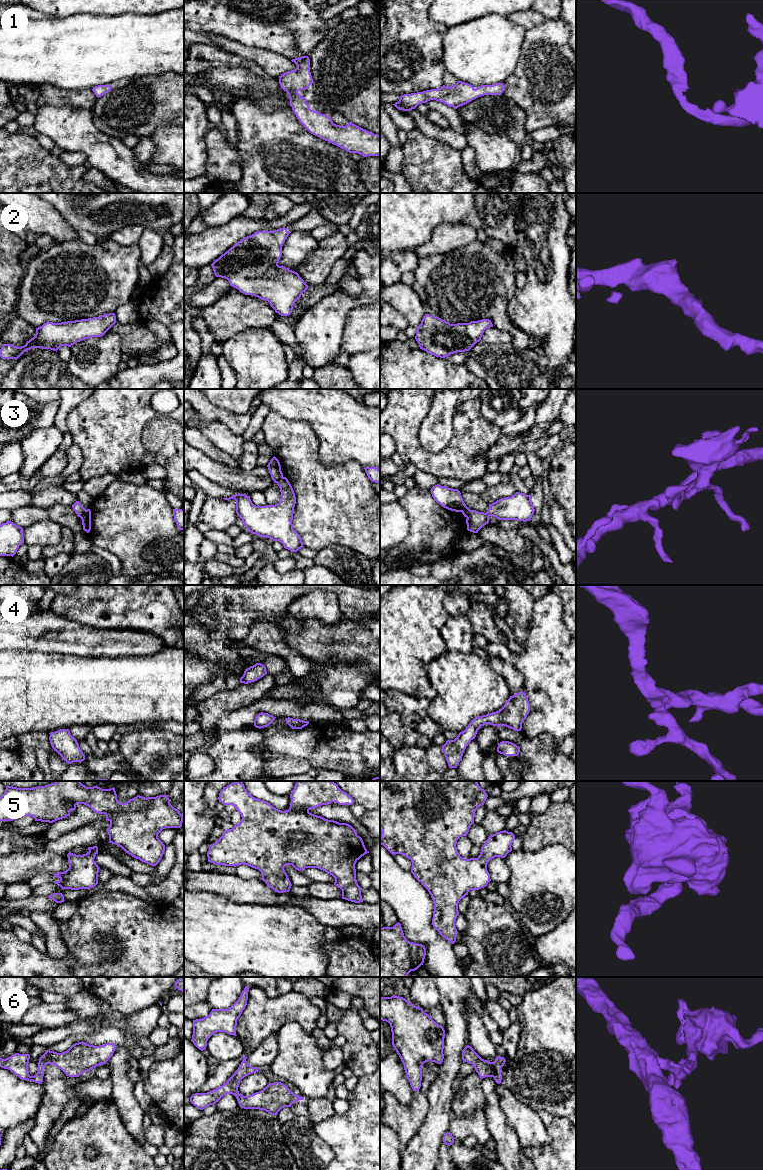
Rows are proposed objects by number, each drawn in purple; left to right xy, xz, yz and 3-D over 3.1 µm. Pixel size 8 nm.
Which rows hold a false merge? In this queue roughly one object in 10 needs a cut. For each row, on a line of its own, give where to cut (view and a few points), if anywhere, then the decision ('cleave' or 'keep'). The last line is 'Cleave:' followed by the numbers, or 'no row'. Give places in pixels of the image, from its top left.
1: no cut; keep
2: no cut; keep
3: cut in xy along (86, 510), (81, 518); cleave
4: no cut; keep
5: no cut; keep
6: no cut; keep
Cleave: 3

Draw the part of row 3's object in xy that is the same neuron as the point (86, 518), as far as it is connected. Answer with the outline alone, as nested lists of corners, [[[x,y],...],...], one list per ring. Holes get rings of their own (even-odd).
[[[87,509],[85,511],[81,520],[82,520],[82,525],[83,525],[83,530],[89,533],[91,530],[91,510],[90,509]]]

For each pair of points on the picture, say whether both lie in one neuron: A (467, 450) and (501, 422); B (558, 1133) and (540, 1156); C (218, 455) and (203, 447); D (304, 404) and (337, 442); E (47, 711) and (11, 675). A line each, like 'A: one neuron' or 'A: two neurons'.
A: two neurons
B: one neuron
C: one neuron
D: one neuron
E: one neuron

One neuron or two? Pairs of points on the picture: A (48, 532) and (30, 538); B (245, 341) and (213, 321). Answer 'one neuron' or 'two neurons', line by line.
A: one neuron
B: two neurons

